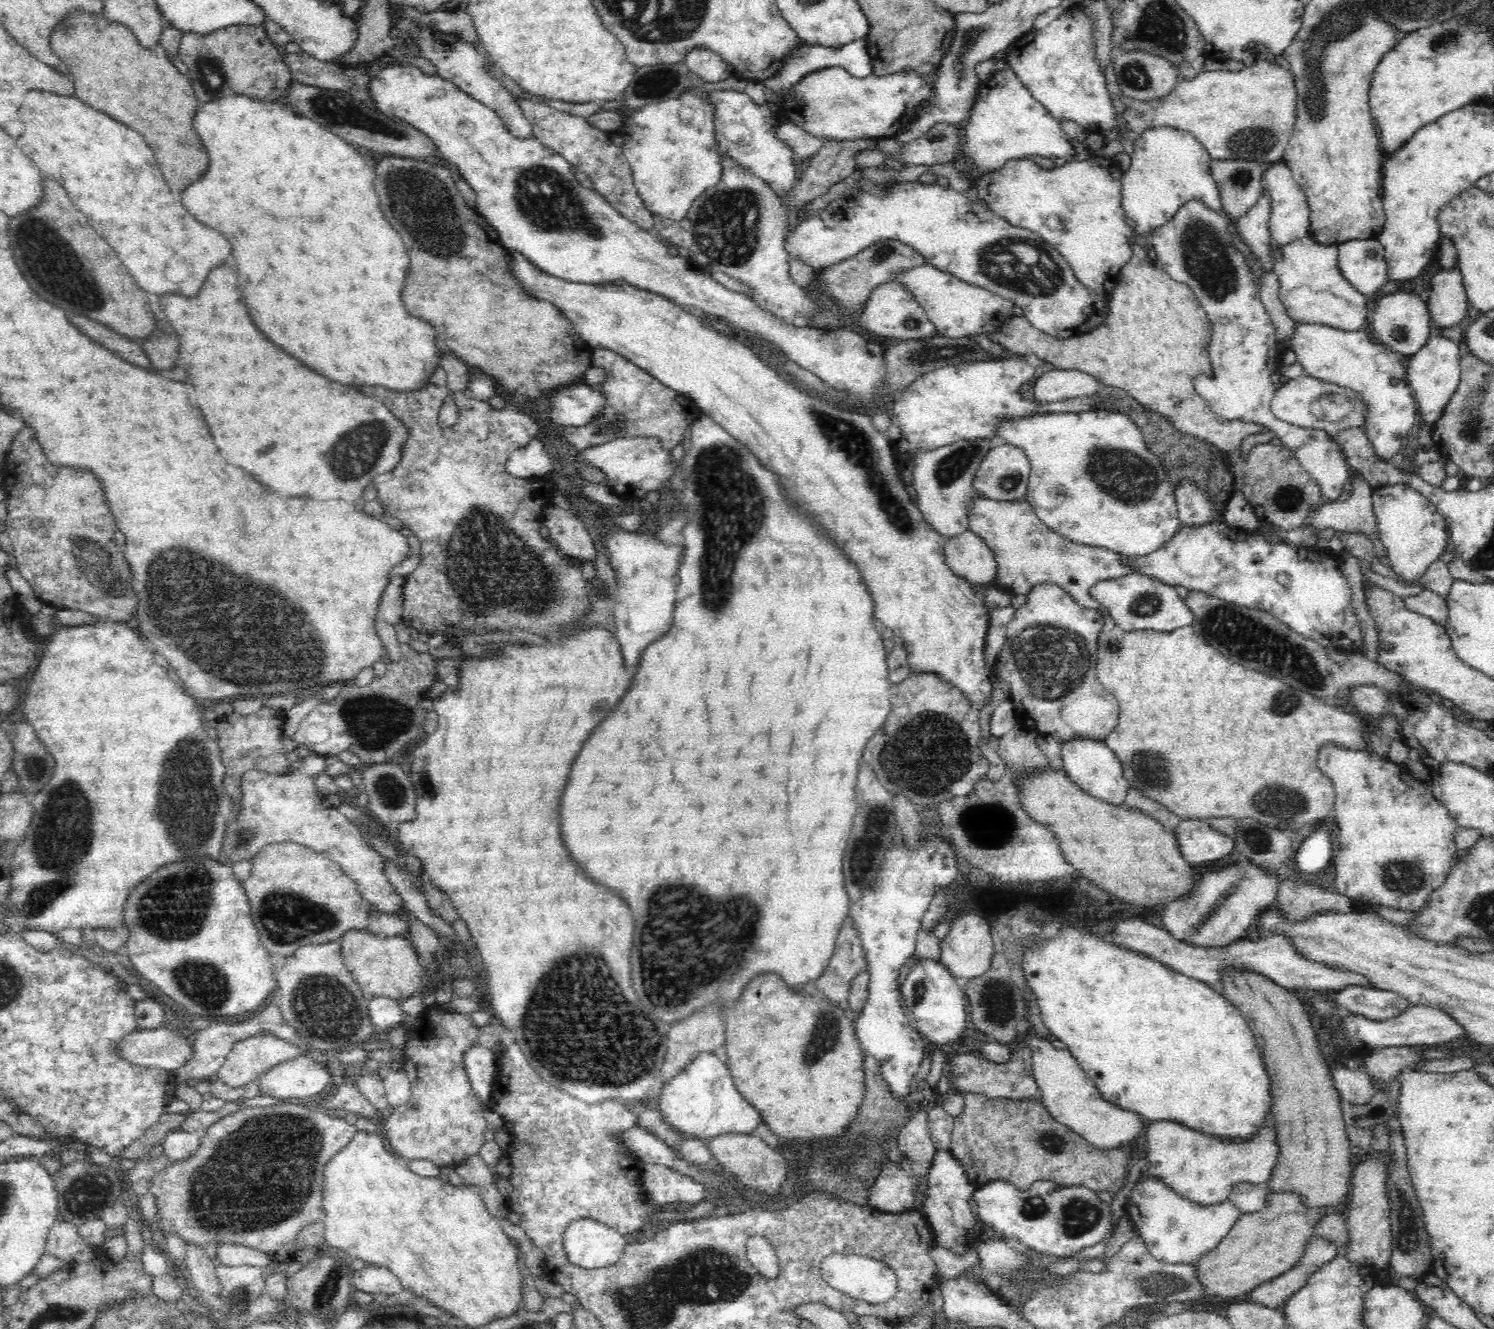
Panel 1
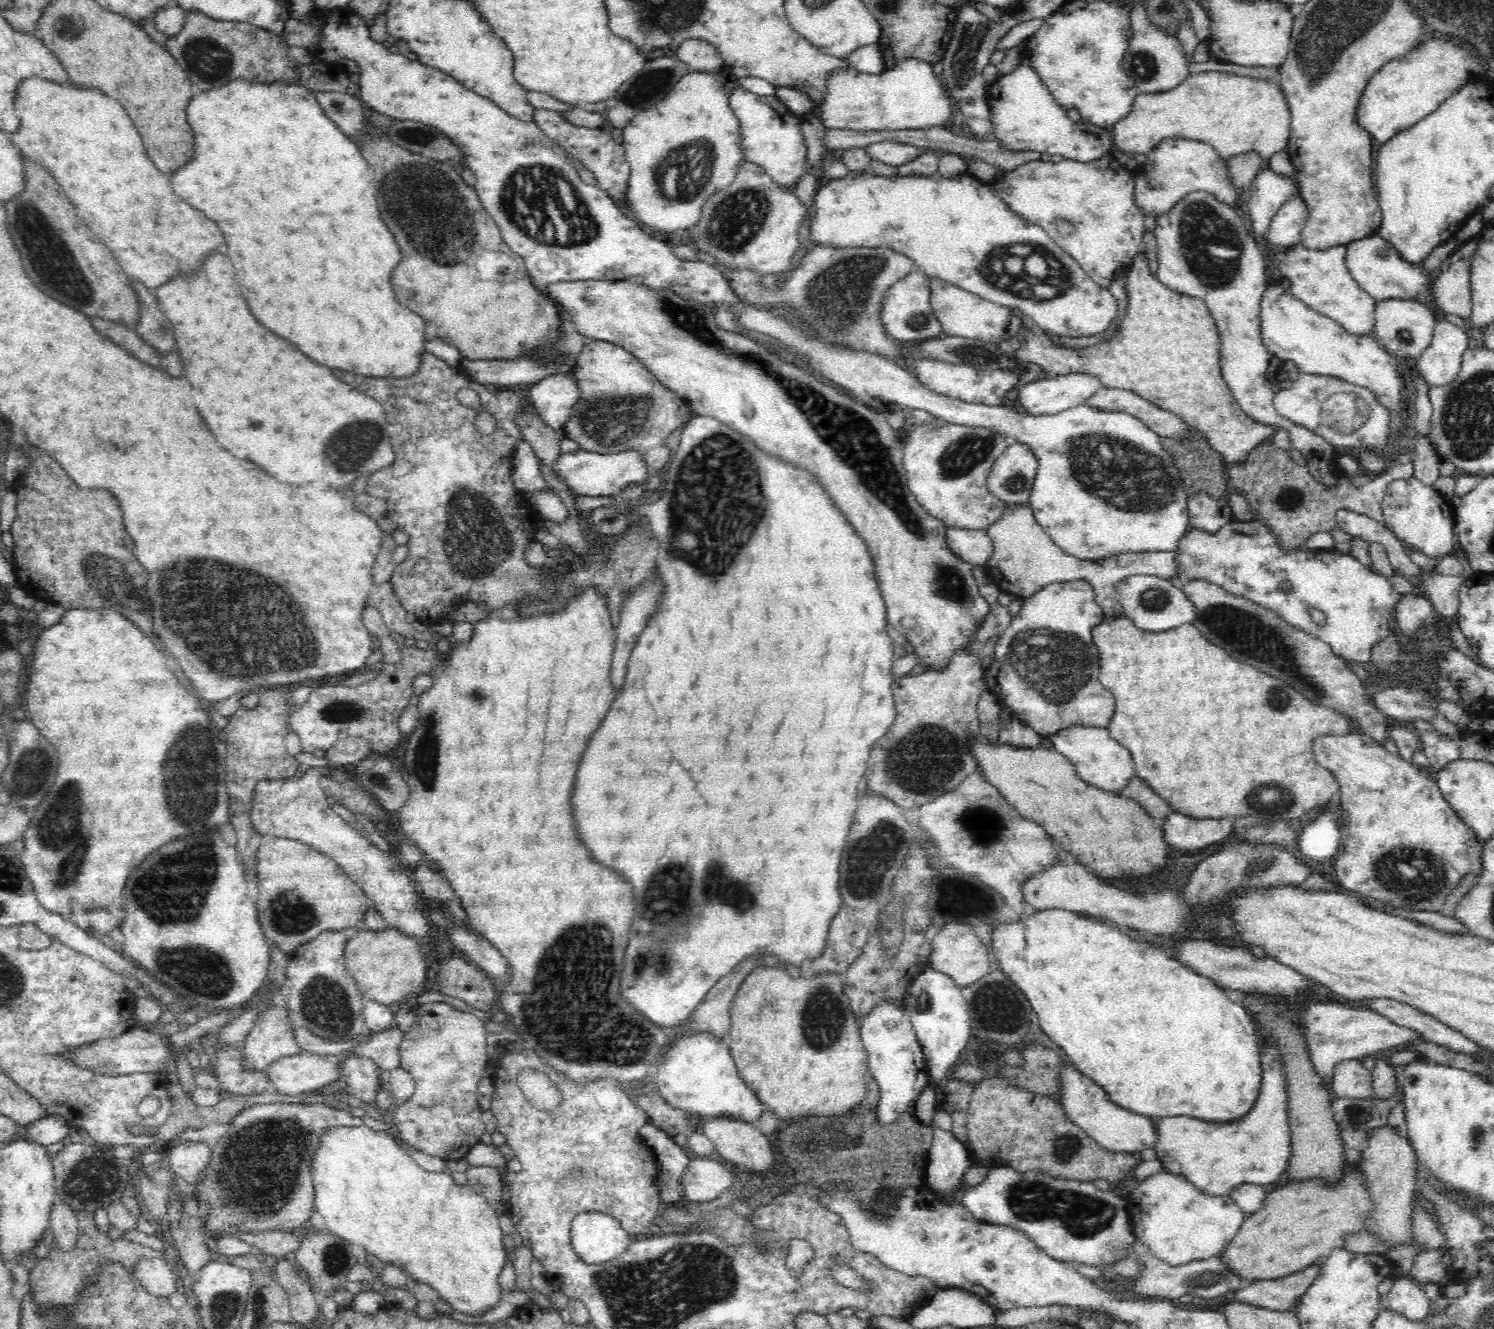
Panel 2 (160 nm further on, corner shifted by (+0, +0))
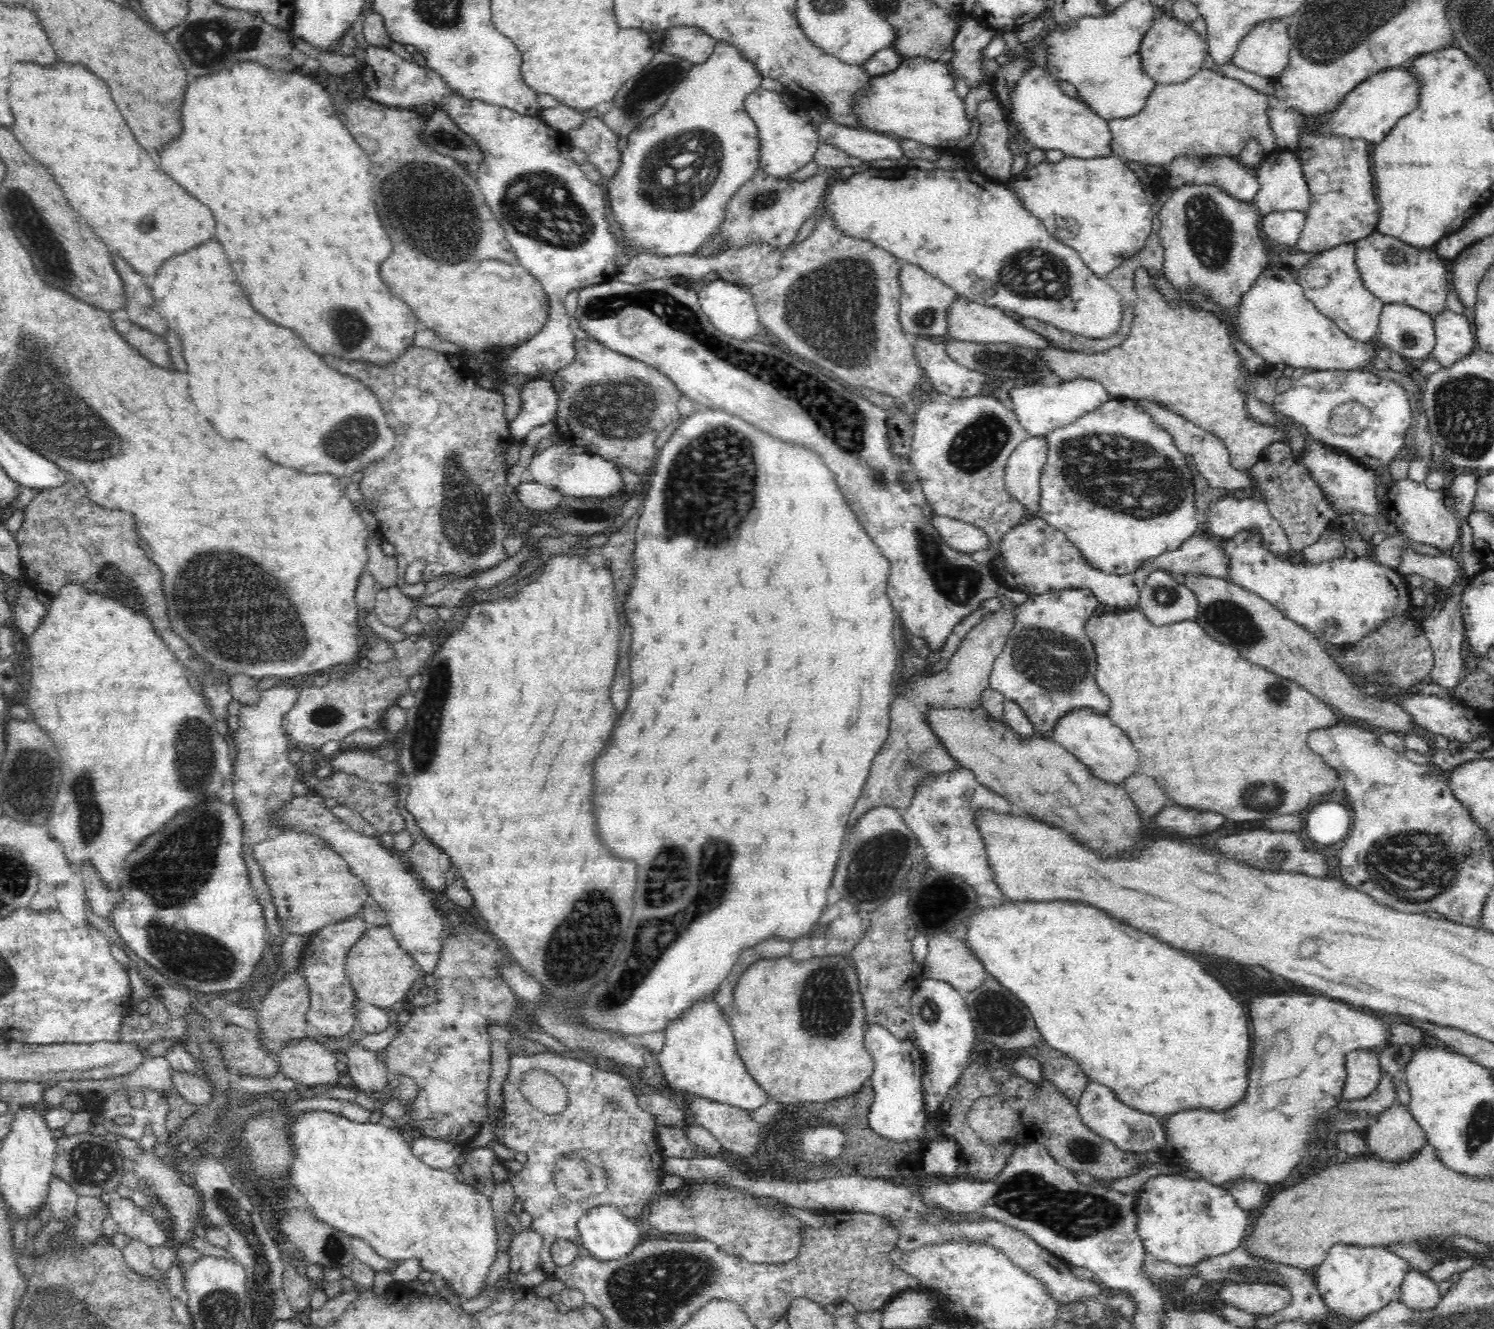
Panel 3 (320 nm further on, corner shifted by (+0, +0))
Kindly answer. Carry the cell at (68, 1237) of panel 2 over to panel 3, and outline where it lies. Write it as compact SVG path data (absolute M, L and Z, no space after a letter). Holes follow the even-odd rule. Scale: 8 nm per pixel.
M58 1176L50 1181L47 1203L50 1204L54 1218L58 1222L69 1226L71 1218L77 1214L77 1200L79 1195L68 1182Z

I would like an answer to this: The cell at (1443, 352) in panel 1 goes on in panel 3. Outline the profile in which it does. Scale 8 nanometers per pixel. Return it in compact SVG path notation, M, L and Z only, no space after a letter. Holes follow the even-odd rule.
M1450 309L1433 316L1436 346L1430 358L1442 367L1454 366L1458 360L1469 356L1476 350L1475 331L1463 313L1457 314Z

